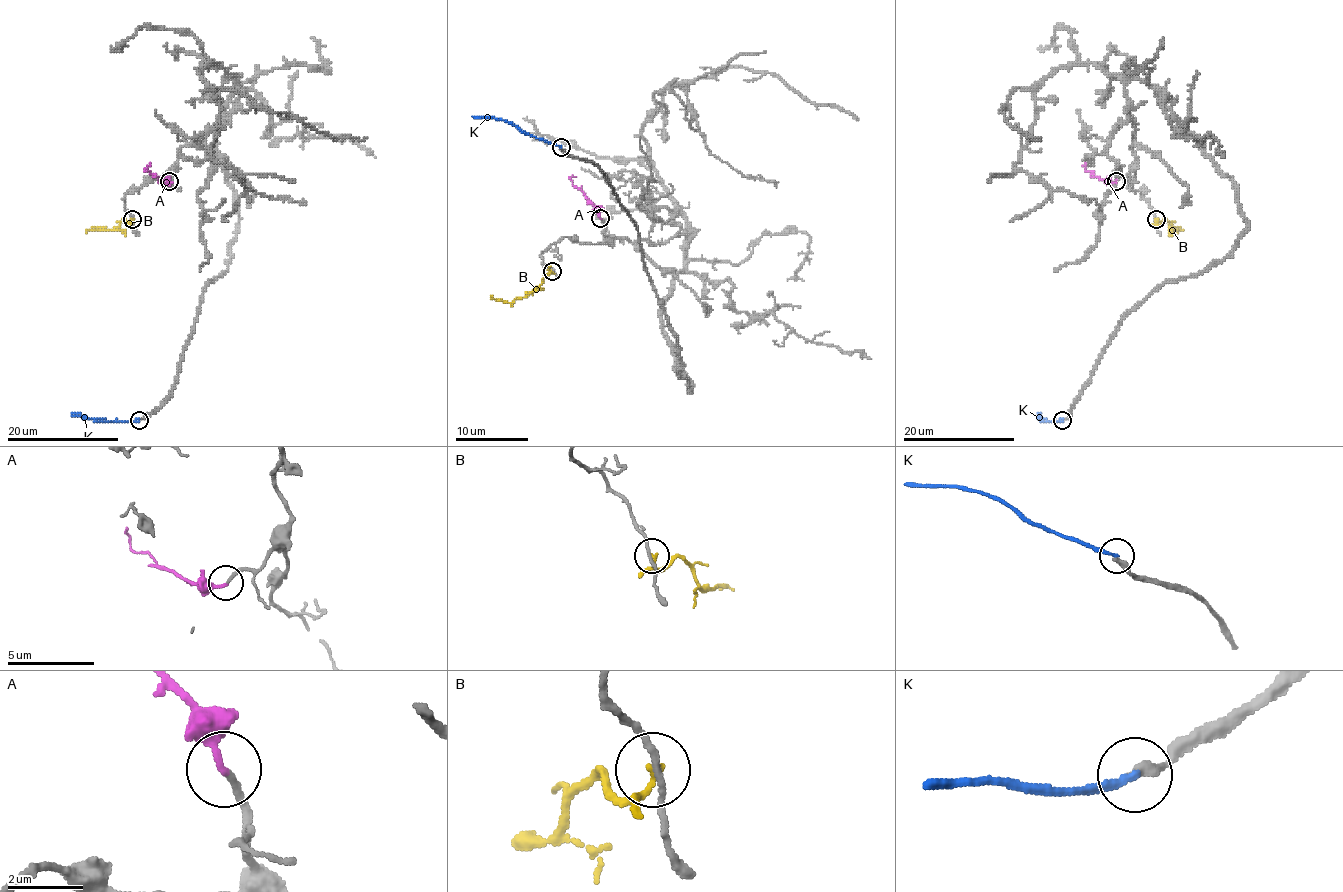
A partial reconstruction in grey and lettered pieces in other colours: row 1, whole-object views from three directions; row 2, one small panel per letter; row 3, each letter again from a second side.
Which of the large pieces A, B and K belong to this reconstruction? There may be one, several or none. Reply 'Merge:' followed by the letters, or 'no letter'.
Merge: A

